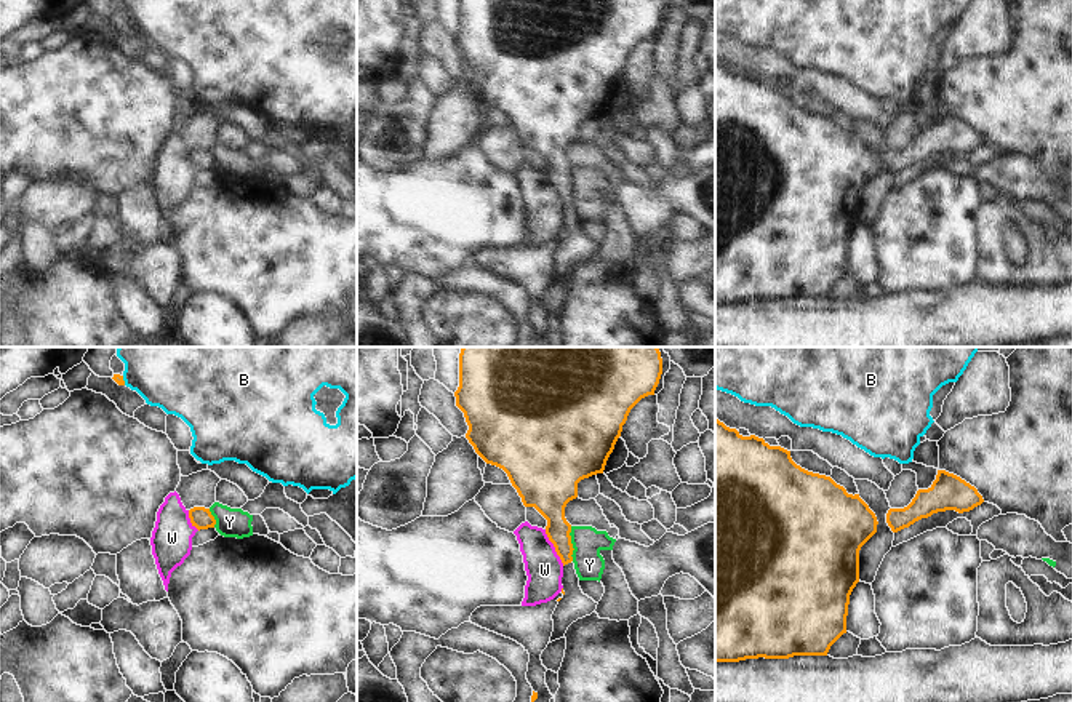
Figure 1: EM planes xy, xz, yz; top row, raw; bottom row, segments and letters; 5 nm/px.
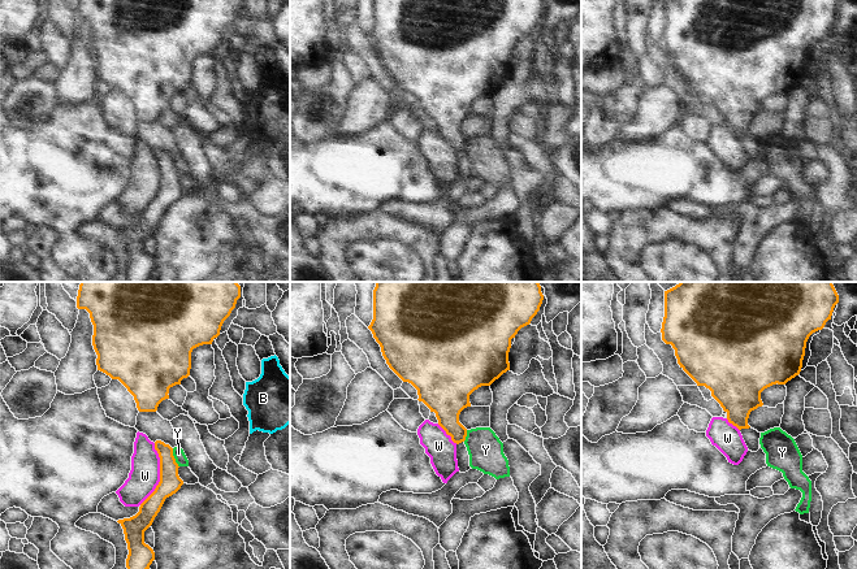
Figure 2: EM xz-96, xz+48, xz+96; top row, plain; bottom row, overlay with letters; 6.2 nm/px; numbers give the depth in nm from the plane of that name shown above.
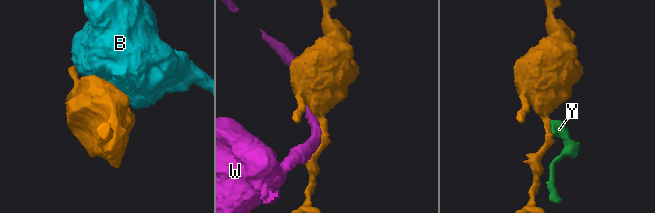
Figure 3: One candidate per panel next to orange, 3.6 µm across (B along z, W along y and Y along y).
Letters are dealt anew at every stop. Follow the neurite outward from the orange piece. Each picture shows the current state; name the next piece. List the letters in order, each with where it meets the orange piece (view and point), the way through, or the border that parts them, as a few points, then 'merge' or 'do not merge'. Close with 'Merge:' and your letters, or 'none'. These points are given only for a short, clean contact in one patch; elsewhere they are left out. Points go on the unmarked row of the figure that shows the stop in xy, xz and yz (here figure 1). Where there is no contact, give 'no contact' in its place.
B: meets orange in xy at (124, 23); border along xy (122, 18), (125, 26); do not merge
W: meets orange in xz at (554, 187); do not merge
Y: meets orange in xz at (572, 186); border along xz (570, 168), (573, 202); do not merge
Merge: none

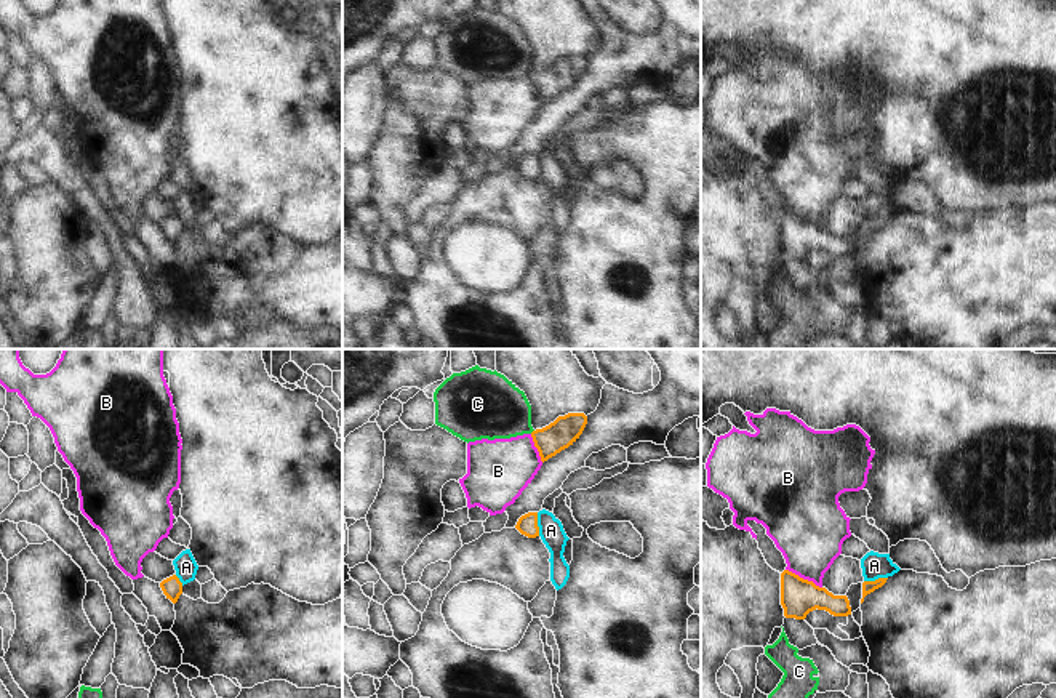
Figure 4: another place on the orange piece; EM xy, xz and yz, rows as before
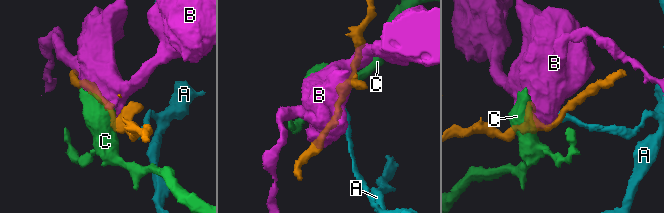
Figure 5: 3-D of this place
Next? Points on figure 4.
A: meets orange in xz at (536, 165); border along xz (536, 154), (540, 176); do not merge
B: meets orange in yz at (802, 220); do not merge
C: no contact; do not merge
Merge: none

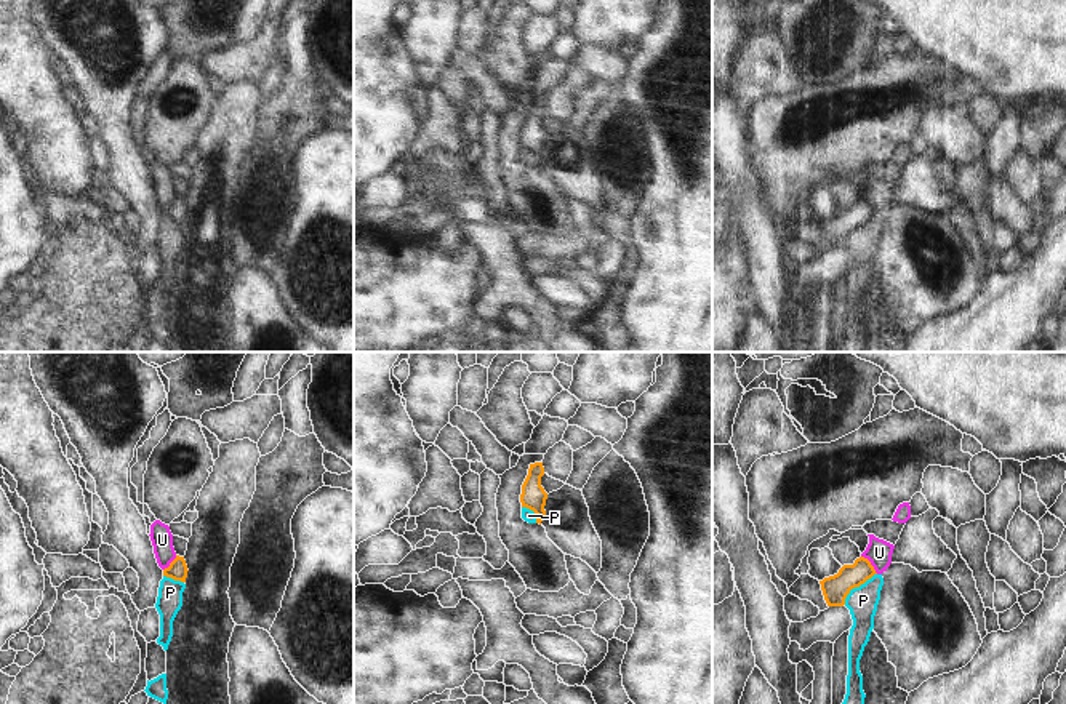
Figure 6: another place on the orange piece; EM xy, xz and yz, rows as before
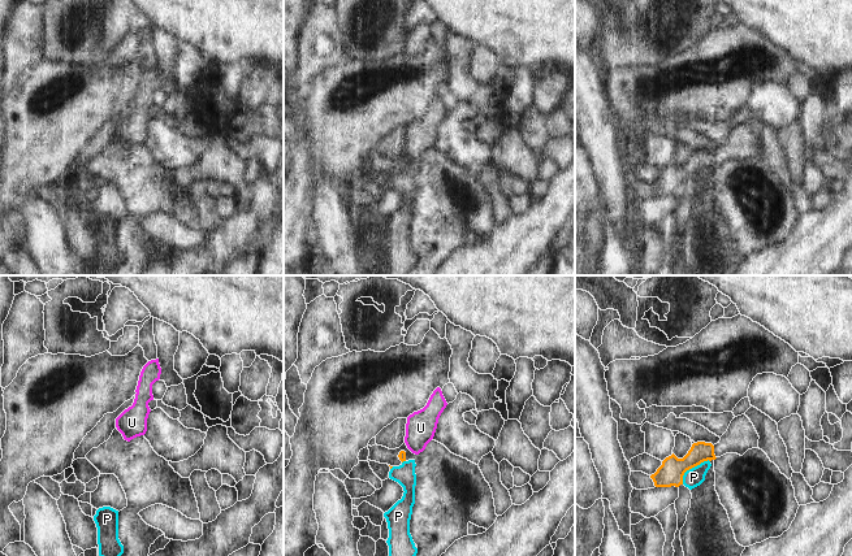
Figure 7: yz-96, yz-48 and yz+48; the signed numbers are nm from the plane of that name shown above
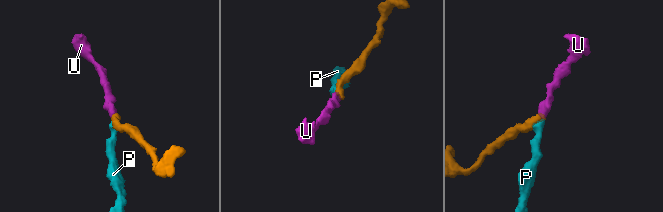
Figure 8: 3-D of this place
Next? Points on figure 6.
P: meets orange in yz at (857, 228); border along yz (876, 215), (855, 228), (844, 245); do not merge
U: meets orange in yz at (869, 205); border along yz (861, 197), (877, 215); do not merge
Merge: none

